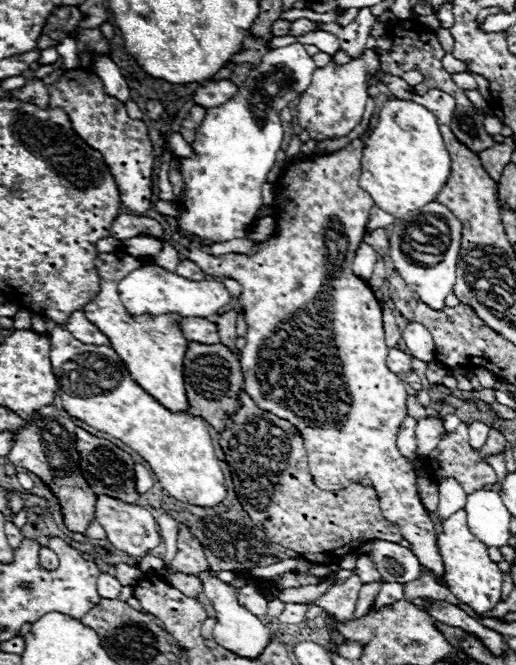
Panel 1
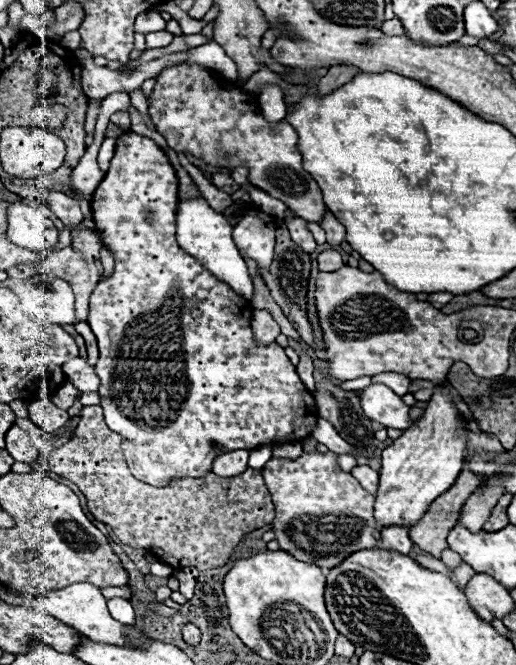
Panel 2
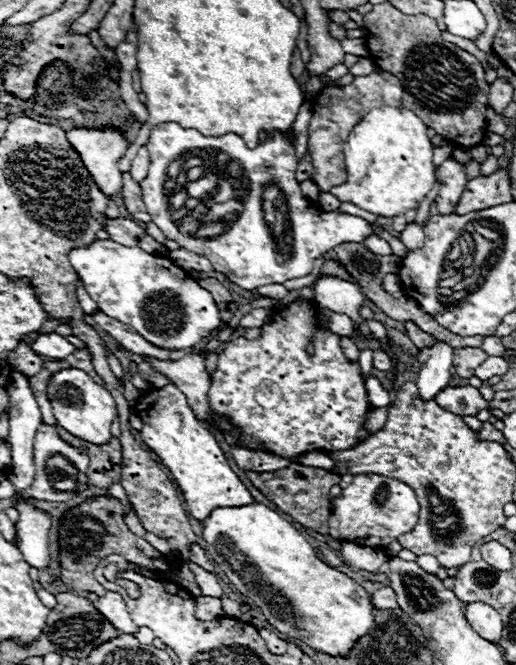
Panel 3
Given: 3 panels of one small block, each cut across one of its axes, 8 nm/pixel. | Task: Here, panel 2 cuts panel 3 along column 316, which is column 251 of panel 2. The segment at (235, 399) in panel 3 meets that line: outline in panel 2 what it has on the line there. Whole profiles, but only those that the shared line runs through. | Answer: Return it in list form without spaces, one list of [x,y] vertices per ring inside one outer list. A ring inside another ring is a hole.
[[[132,130],[124,132],[116,138],[116,152],[110,162],[110,170],[106,172],[104,180],[92,194],[92,214],[96,222],[96,232],[100,236],[100,242],[104,248],[108,248],[116,260],[114,274],[100,282],[92,296],[90,296],[90,312],[88,312],[88,324],[92,332],[98,338],[100,358],[96,364],[96,374],[100,376],[100,406],[104,408],[104,418],[110,430],[118,432],[122,436],[122,452],[126,458],[126,464],[130,472],[152,486],[164,488],[180,478],[204,478],[208,472],[212,472],[212,462],[222,452],[232,450],[254,450],[264,444],[282,444],[282,442],[298,442],[298,438],[308,436],[308,426],[316,424],[318,412],[314,396],[306,390],[306,386],[300,382],[296,368],[290,364],[288,356],[278,344],[258,344],[254,340],[254,332],[250,328],[252,320],[252,306],[248,300],[238,296],[228,284],[212,276],[210,270],[206,270],[196,258],[186,254],[178,242],[176,242],[176,210],[178,208],[178,180],[174,174],[172,164],[168,162],[168,156],[156,146],[154,140],[140,136]]]

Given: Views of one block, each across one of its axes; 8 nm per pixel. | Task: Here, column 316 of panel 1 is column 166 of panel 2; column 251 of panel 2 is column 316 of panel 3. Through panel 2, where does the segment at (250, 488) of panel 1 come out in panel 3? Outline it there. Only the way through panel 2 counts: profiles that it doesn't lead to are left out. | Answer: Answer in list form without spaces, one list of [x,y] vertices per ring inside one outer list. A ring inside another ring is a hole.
[[[290,464],[290,468],[282,468],[276,472],[252,472],[252,470],[248,470],[246,476],[268,500],[278,504],[278,508],[282,512],[290,514],[304,528],[310,528],[318,534],[328,534],[328,520],[330,520],[328,492],[332,486],[342,482],[342,478],[338,474],[330,474],[322,468]]]

